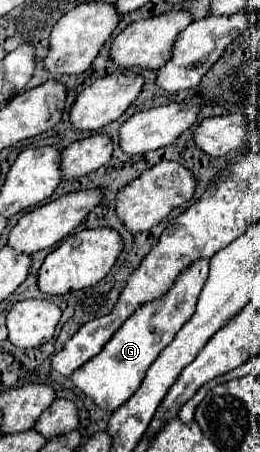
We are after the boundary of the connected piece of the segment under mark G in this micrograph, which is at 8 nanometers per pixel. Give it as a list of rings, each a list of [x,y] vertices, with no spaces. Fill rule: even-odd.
[[[199,258],[193,266],[189,266],[189,270],[181,272],[181,278],[173,282],[165,298],[139,306],[139,310],[125,320],[125,326],[121,326],[121,330],[117,330],[117,334],[113,334],[113,338],[105,344],[105,350],[101,350],[97,358],[91,358],[87,366],[81,366],[81,370],[75,370],[73,376],[69,376],[73,384],[105,412],[115,412],[121,404],[125,404],[137,392],[151,362],[193,316],[199,292],[207,280],[207,272],[209,258]]]

